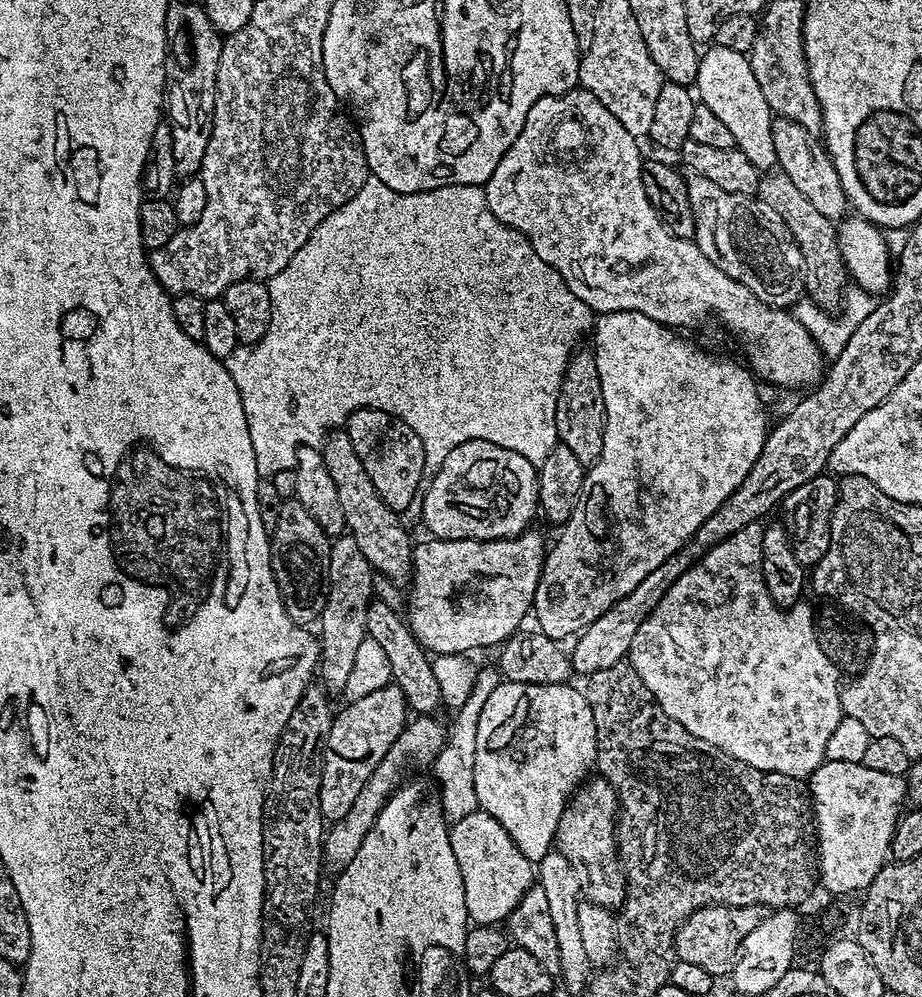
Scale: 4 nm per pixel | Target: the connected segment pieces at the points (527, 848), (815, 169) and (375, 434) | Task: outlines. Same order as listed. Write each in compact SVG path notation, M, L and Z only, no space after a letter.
M504 680L490 698L486 698L486 706L482 706L482 718L478 718L478 747L474 750L474 790L478 794L479 811L490 814L510 834L514 846L526 858L538 862L546 858L546 854L553 851L556 843L556 831L560 825L560 819L564 809L568 807L575 791L585 783L586 777L593 771L596 762L596 731L594 730L594 714L588 705L588 699L578 687L572 688L571 683L566 684L523 684L522 682L510 682Z
M776 118L772 121L774 130L774 154L779 171L794 182L808 201L826 218L839 222L849 215L850 205L846 198L846 190L842 190L842 178L838 178L838 170L828 153L826 144L817 133L806 130L793 120Z
M360 408L350 414L346 430L350 434L350 442L354 442L354 450L358 450L358 458L362 458L362 466L366 466L366 474L370 474L370 482L374 482L374 490L382 494L382 502L386 502L386 506L390 506L398 514L404 514L415 500L417 503L418 493L426 476L422 438L418 438L418 434L414 434L414 430L410 430L410 426L406 426L401 420L377 408Z

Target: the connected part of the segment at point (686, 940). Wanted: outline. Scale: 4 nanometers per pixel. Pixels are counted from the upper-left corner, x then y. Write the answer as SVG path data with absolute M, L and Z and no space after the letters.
M708 904L700 908L676 931L676 959L702 966L710 970L713 978L727 977L740 951L747 934L764 920L766 909L761 904L754 906L728 906L726 904Z

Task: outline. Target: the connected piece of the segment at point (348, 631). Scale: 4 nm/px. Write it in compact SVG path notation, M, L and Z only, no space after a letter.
M347 534L337 536L330 543L330 566L328 567L328 593L326 606L318 621L320 642L320 663L318 678L325 692L330 696L343 695L351 668L354 667L354 654L364 641L366 630L366 610L374 598L372 577L374 573L366 554L362 554L358 542Z

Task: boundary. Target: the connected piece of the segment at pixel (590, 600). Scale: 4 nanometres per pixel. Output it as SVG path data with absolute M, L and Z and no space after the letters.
M618 310L617 312L601 312L595 317L594 327L590 333L590 340L593 340L596 354L596 365L598 374L602 378L602 402L606 402L606 430L604 431L604 441L602 442L602 454L584 473L584 489L578 498L578 506L574 506L574 514L559 529L560 537L556 540L556 545L547 549L544 566L540 569L538 578L538 590L534 594L534 617L536 616L535 627L542 634L546 634L551 640L564 642L564 639L575 637L590 626L614 602L626 598L646 574L654 574L666 558L670 558L675 552L681 551L695 537L698 526L714 514L742 486L746 474L750 474L750 466L758 462L758 454L762 454L762 446L766 442L770 431L768 416L764 413L764 404L760 401L760 392L756 389L758 380L751 371L740 368L736 364L731 364L728 360L723 360L720 356L711 356L704 348L699 348L696 344L691 344L686 337L680 336L679 331L673 330L666 324L654 322L654 318L646 318L646 314L638 314L634 310Z

